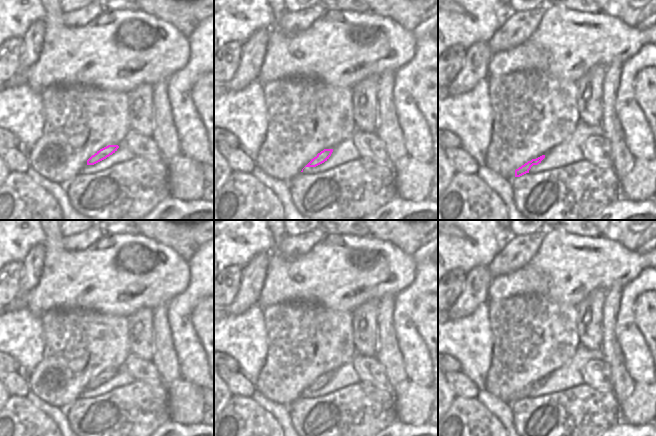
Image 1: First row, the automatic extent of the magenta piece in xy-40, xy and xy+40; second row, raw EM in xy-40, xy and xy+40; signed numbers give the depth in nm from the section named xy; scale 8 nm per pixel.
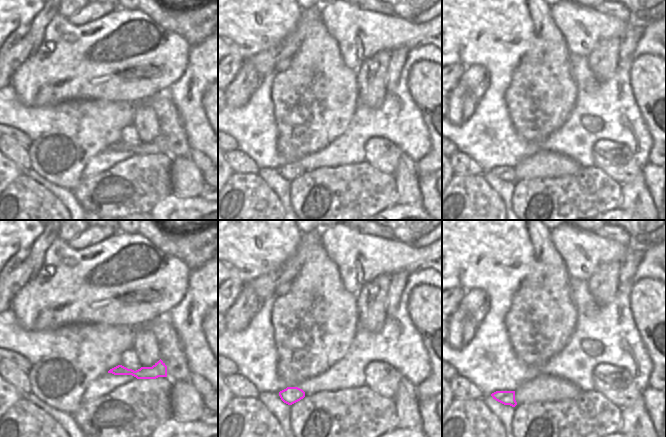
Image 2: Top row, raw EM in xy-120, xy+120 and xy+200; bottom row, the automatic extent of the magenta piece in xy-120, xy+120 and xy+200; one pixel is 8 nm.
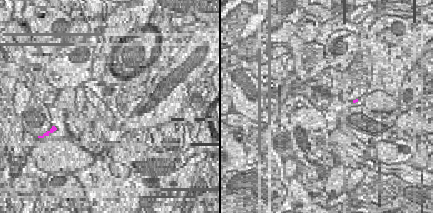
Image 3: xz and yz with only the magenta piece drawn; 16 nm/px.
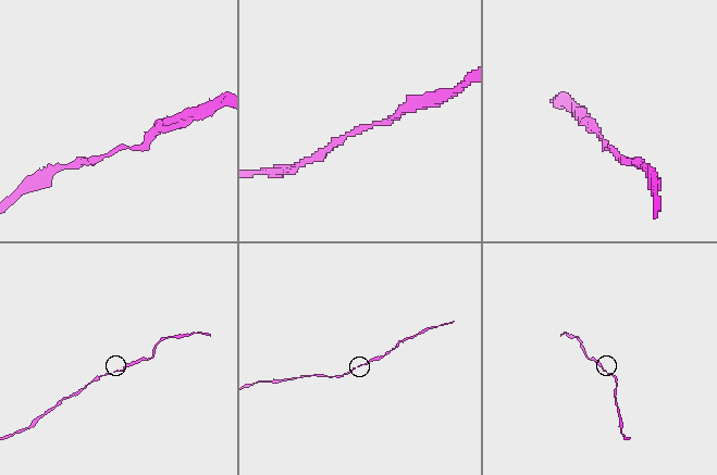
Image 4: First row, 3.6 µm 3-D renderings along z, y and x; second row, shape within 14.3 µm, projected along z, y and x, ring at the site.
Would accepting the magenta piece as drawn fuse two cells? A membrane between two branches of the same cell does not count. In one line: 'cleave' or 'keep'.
keep

